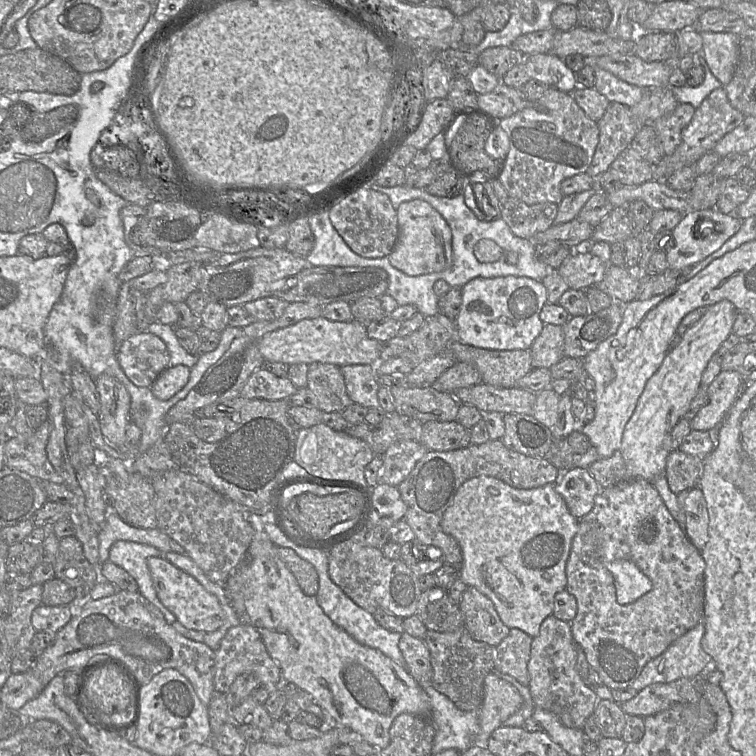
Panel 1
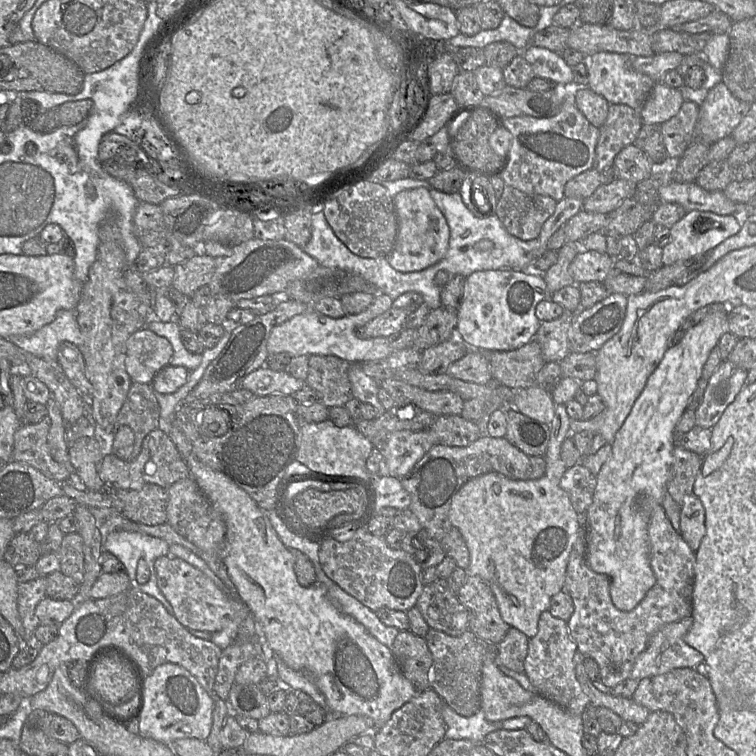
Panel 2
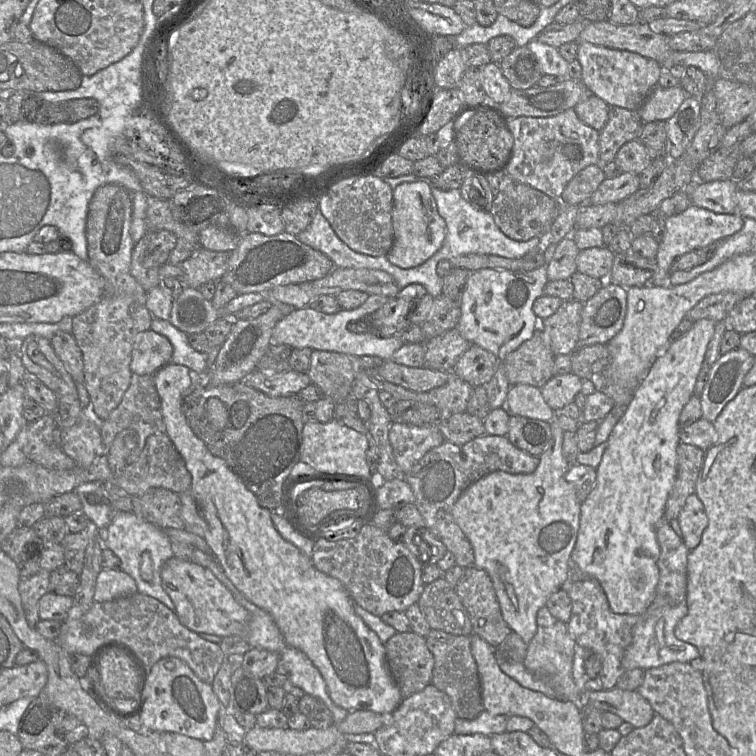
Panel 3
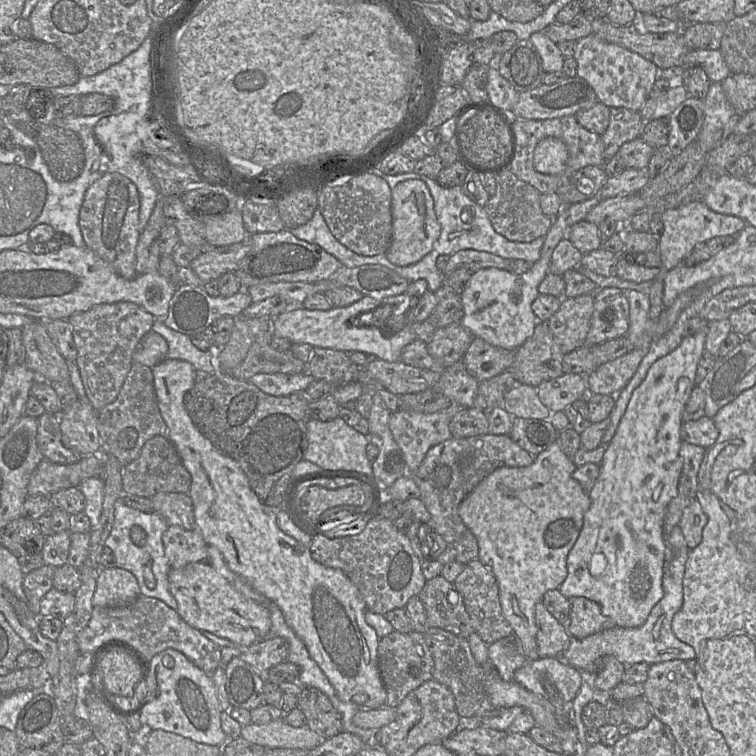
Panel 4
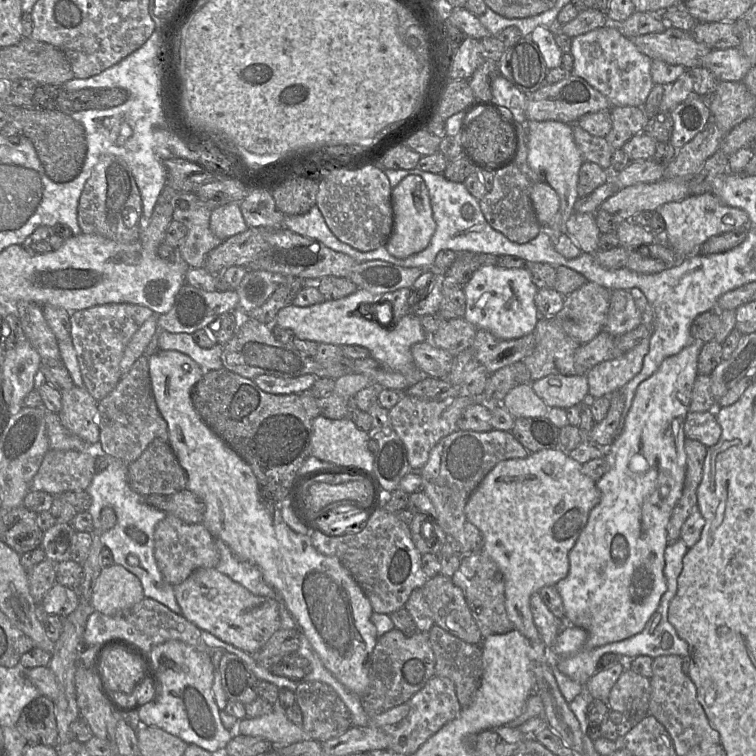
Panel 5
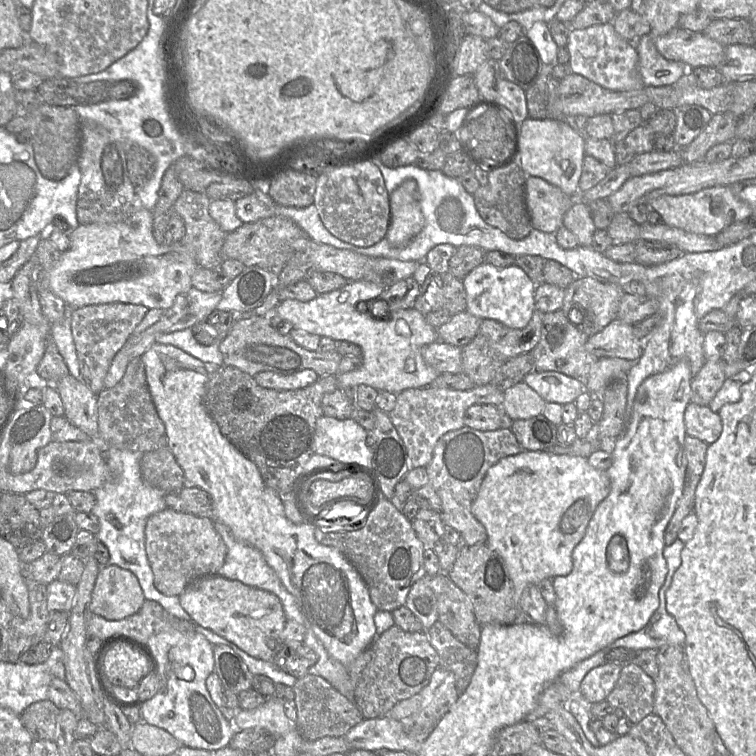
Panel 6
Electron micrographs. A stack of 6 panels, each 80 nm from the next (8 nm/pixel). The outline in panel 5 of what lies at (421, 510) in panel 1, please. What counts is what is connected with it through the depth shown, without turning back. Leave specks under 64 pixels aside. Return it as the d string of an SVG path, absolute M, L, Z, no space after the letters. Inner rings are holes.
M457 430L442 438L431 450L428 461L418 471L423 481L423 492L430 499L436 511L436 521L446 535L453 537L460 546L460 555L471 555L482 550L483 537L480 530L468 521L464 508L468 498L483 478L501 461L525 458L530 452L520 444L510 431L490 430L476 432Z

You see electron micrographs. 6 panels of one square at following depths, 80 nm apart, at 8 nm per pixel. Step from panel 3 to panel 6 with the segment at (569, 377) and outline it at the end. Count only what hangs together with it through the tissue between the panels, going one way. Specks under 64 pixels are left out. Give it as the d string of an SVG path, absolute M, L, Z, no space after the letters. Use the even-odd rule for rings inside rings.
M532 371L523 382L539 394L546 403L565 405L575 400L586 391L586 386L579 380L560 372Z

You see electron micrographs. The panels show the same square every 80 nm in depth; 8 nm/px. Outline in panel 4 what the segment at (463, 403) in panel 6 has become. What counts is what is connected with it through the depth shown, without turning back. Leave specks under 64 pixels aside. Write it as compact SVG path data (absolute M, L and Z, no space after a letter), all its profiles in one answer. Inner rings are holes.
M451 404L446 409L429 414L401 409L391 413L389 427L402 451L407 472L414 472L421 465L430 448L452 437L449 424L462 408L458 404Z

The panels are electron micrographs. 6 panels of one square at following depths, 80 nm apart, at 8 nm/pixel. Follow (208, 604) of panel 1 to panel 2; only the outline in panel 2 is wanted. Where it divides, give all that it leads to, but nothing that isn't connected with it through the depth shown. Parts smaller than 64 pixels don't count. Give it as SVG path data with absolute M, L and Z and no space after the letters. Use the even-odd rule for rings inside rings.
M162 556L155 561L157 585L171 604L175 618L187 629L214 633L225 628L234 618L230 599L202 571L186 561Z

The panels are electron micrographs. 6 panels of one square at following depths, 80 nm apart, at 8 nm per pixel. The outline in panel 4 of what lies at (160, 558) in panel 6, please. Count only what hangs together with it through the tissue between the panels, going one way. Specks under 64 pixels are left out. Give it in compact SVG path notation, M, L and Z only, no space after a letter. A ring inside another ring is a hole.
M169 525L162 541L170 569L181 568L189 563L205 562L208 558L209 545L197 529L186 530Z

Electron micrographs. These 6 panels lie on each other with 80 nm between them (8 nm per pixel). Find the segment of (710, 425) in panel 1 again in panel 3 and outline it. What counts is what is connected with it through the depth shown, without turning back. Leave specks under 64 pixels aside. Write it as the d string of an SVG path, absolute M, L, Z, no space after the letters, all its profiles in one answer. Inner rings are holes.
M737 347L721 355L712 365L701 394L703 419L714 422L726 404L743 388L743 380L755 362L755 356Z

